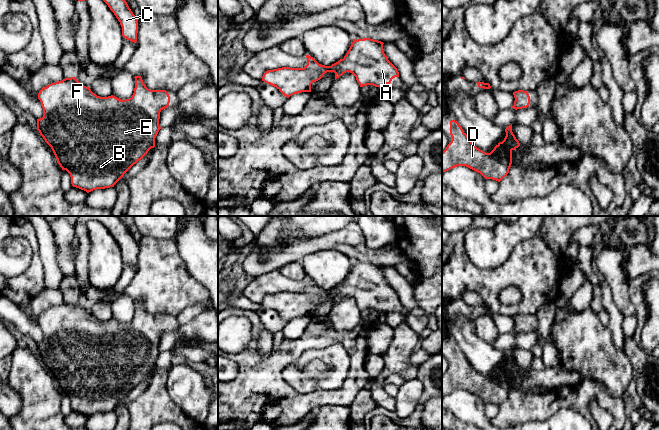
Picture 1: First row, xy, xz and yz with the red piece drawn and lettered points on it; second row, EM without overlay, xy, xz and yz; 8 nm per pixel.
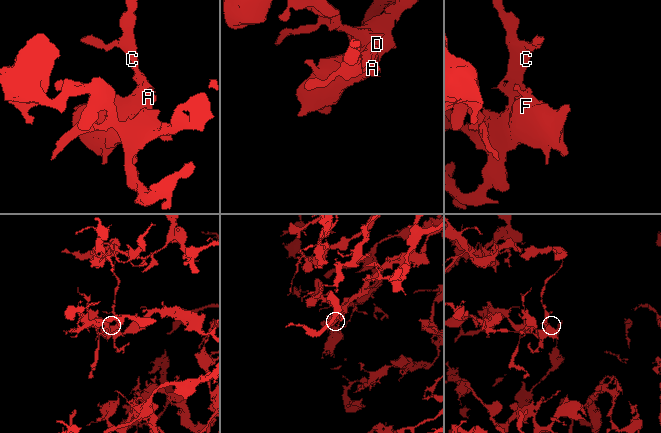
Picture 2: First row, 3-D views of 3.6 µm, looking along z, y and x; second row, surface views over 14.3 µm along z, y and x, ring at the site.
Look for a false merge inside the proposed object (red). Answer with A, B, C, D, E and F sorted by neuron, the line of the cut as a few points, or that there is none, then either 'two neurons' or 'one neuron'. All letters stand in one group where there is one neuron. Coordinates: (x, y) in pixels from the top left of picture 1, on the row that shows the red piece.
A B C D E F; no cut; one neuron

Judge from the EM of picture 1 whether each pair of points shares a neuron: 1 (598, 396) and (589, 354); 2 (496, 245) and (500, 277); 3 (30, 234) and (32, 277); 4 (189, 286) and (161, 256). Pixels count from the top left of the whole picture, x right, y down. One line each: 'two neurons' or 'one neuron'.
1: two neurons
2: two neurons
3: one neuron
4: one neuron

